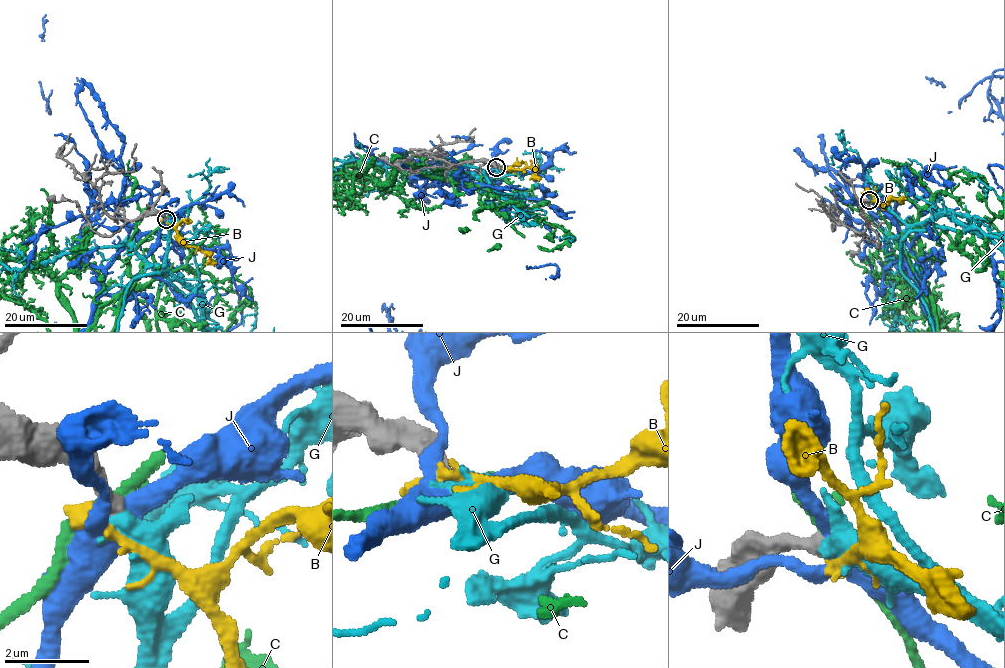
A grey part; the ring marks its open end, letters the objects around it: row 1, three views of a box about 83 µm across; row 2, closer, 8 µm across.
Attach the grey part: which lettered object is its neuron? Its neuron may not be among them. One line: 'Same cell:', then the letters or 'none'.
Same cell: G

